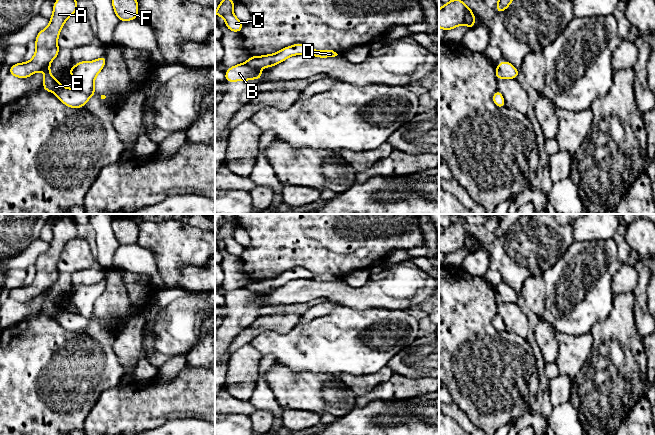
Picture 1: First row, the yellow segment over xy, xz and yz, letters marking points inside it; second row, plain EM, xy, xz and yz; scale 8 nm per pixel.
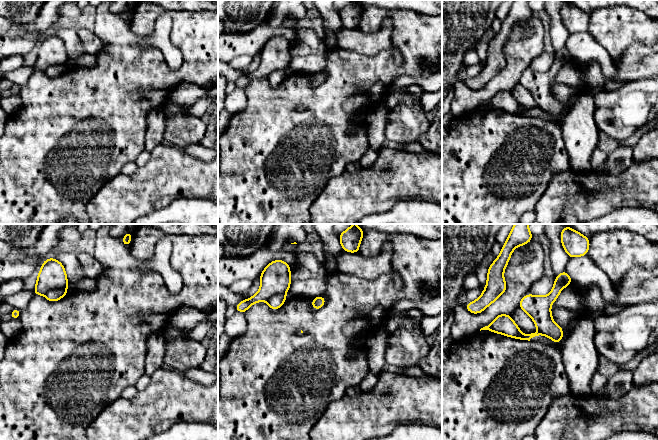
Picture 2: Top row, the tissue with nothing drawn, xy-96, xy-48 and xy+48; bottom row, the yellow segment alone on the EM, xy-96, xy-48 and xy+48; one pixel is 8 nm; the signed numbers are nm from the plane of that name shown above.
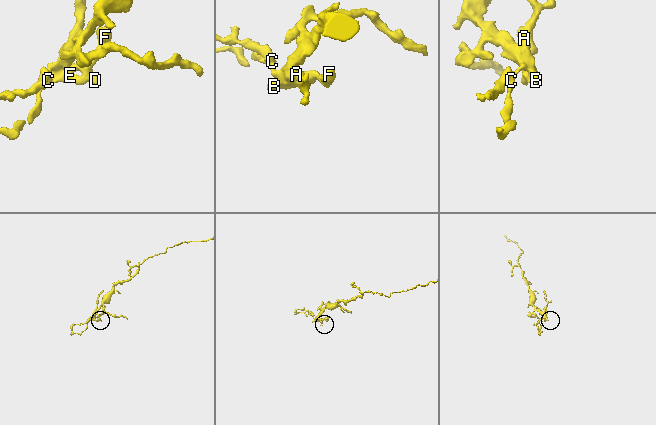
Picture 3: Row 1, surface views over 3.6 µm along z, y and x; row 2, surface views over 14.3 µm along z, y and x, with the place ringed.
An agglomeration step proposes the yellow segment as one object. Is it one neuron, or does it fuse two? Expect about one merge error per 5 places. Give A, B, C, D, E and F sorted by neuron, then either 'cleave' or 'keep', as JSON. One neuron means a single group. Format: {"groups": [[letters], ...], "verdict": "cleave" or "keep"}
{"groups": [["A", "B", "C", "D", "E", "F"]], "verdict": "keep"}

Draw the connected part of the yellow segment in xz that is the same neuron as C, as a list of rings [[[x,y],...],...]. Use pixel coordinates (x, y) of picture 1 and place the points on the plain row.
[[[227,219],[221,224],[215,239],[225,242],[225,249],[232,256],[239,256],[242,254],[244,248],[232,237],[235,227]]]

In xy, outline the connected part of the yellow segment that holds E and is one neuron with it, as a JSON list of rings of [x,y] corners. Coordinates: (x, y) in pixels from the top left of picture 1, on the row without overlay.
[[[65,217],[53,228],[53,239],[49,249],[36,260],[36,275],[33,282],[26,287],[17,287],[10,291],[9,298],[26,303],[34,297],[44,295],[42,312],[53,316],[58,323],[70,332],[81,332],[86,329],[90,321],[95,319],[94,304],[106,288],[103,278],[95,285],[81,285],[75,288],[69,299],[79,308],[79,314],[63,311],[50,296],[49,287],[59,278],[58,261],[66,244],[77,237],[77,223],[71,217]]]

